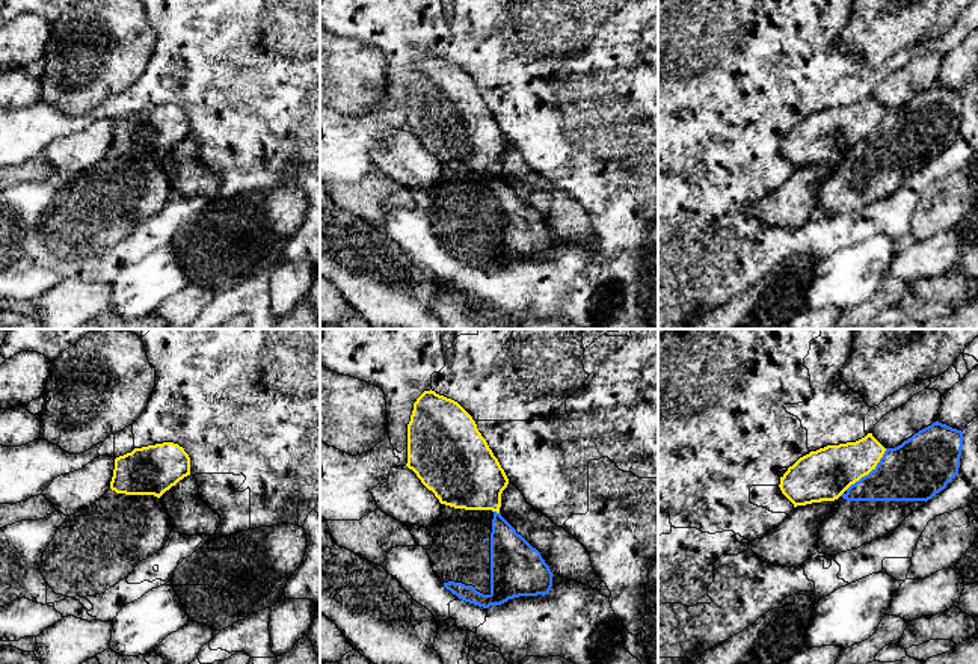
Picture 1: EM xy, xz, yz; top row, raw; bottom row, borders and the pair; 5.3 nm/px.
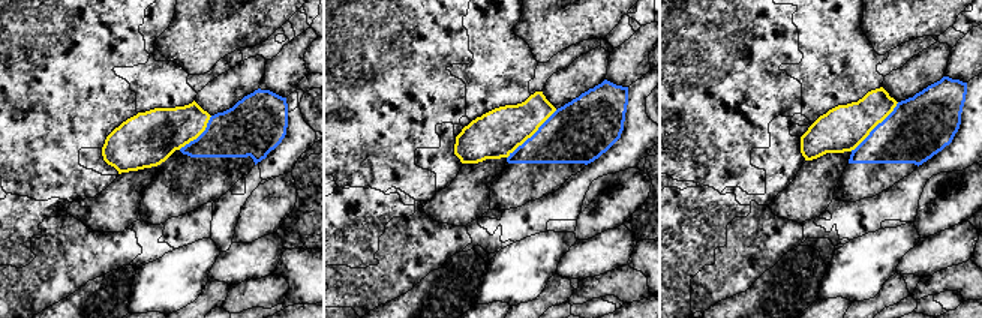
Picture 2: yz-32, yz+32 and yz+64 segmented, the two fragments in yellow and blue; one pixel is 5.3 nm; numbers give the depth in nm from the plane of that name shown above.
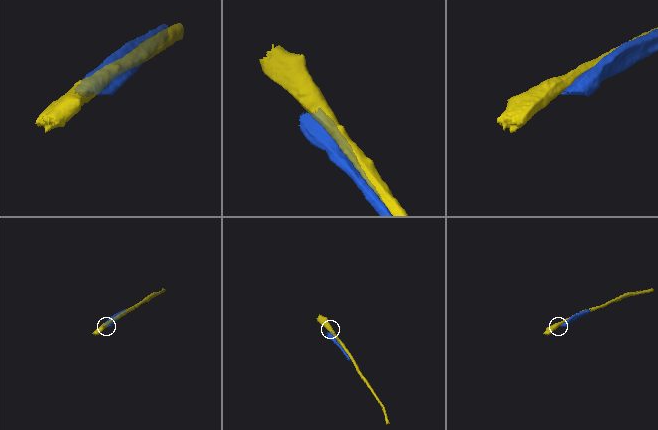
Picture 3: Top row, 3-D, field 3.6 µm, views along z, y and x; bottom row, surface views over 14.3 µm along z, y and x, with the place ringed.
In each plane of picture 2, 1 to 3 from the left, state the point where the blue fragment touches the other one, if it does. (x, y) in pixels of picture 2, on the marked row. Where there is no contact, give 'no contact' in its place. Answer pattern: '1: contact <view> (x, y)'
1: contact yz-32 (198, 135)
2: contact yz+32 (531, 135)
3: contact yz+64 (874, 126)

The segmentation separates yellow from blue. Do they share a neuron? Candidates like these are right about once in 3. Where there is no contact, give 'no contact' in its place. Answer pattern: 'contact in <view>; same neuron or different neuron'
contact in yz; different neuron

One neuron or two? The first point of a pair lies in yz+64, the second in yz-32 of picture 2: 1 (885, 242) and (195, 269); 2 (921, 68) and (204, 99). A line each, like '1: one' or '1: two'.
1: one
2: one

